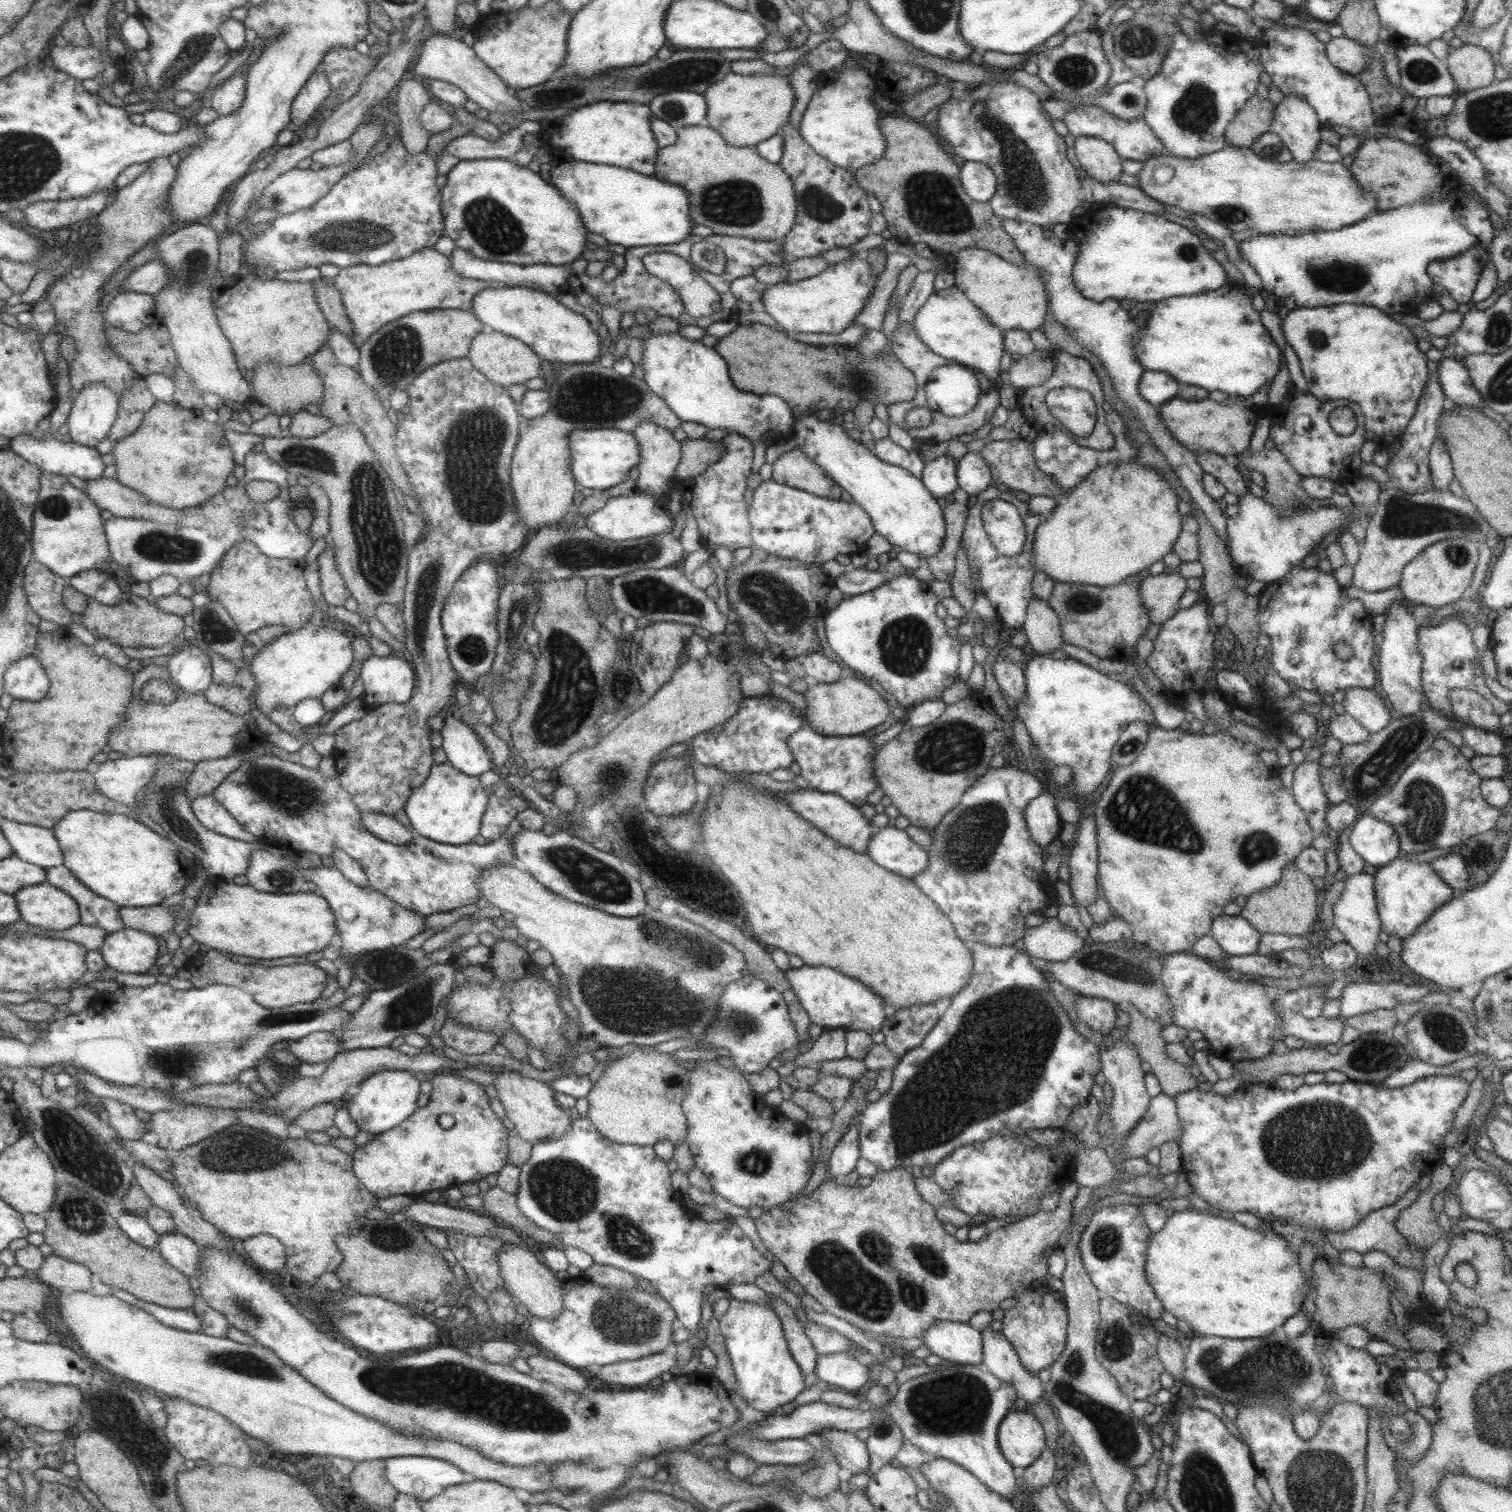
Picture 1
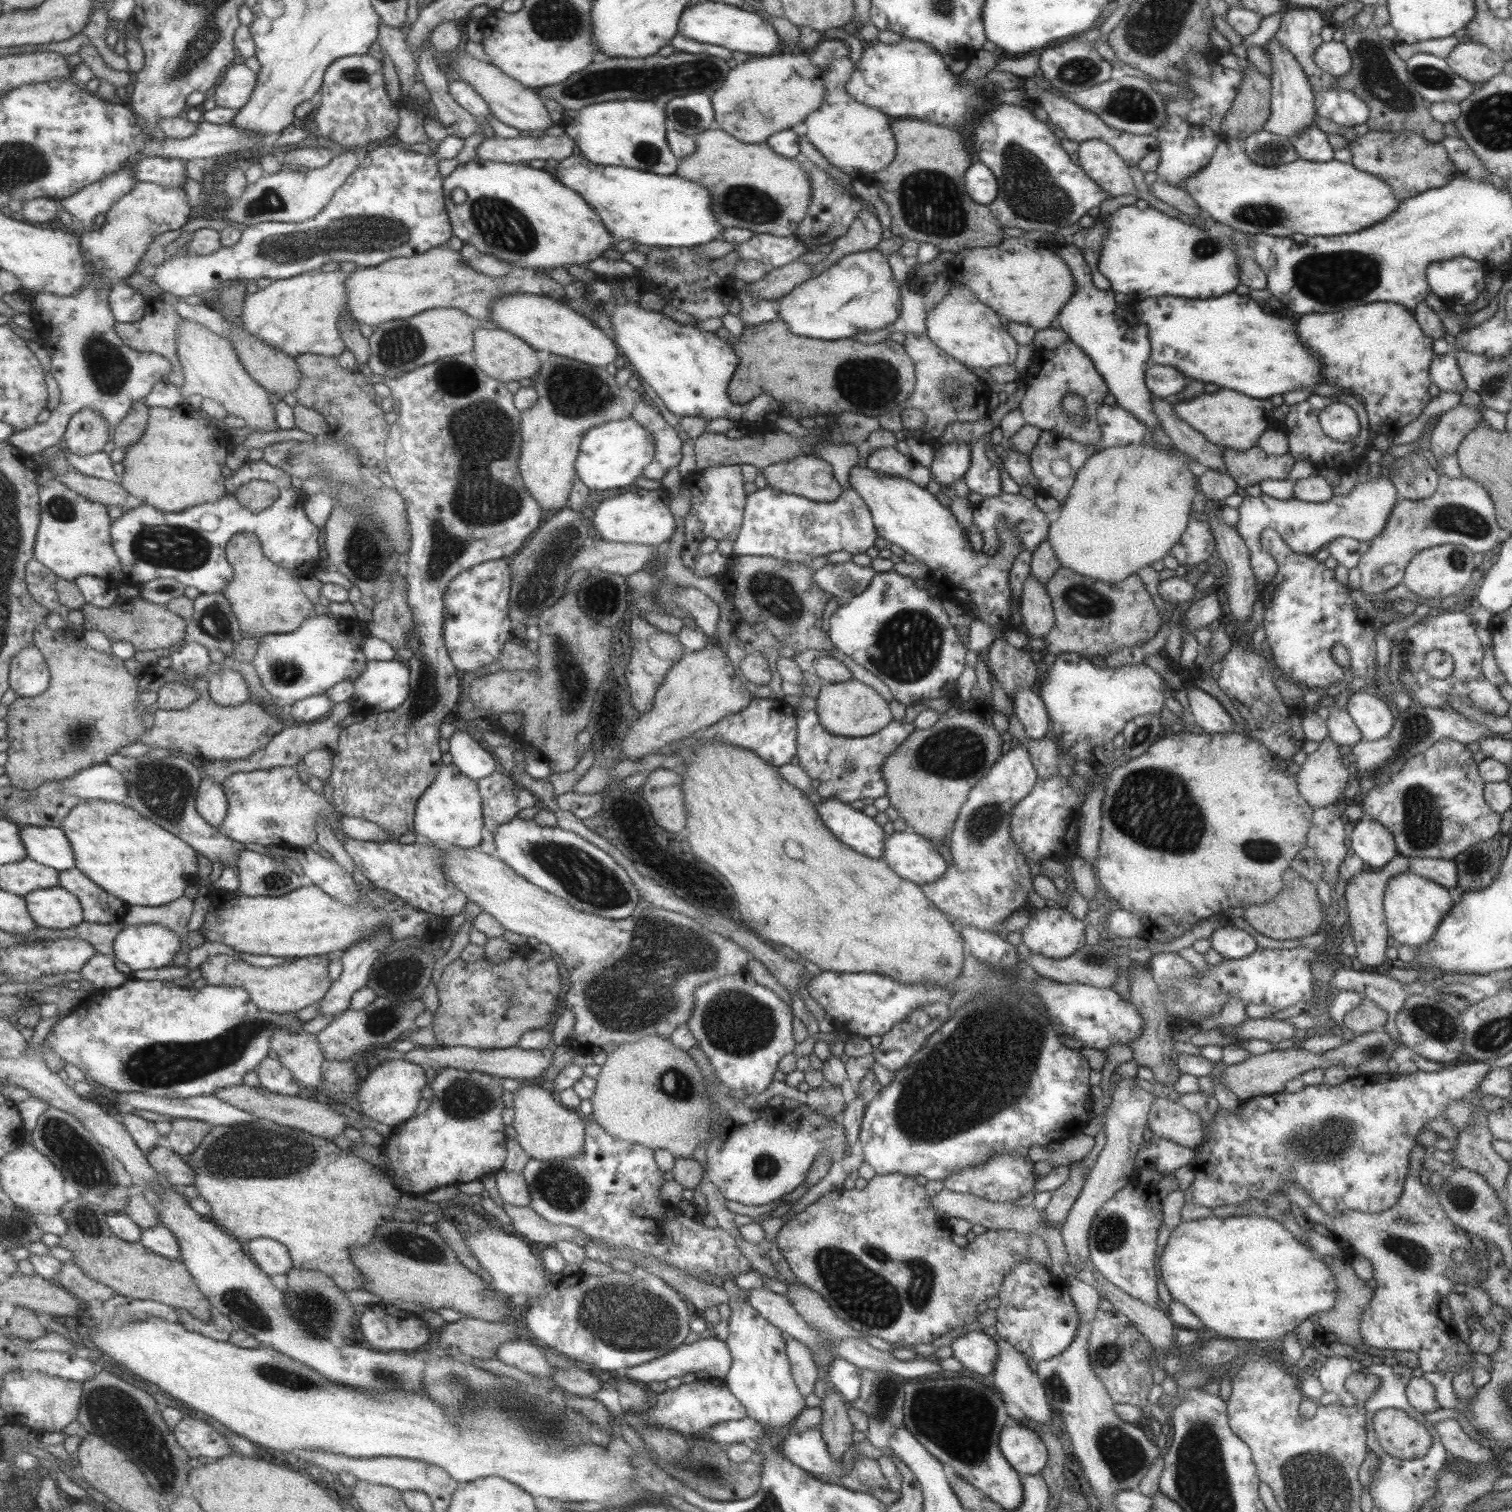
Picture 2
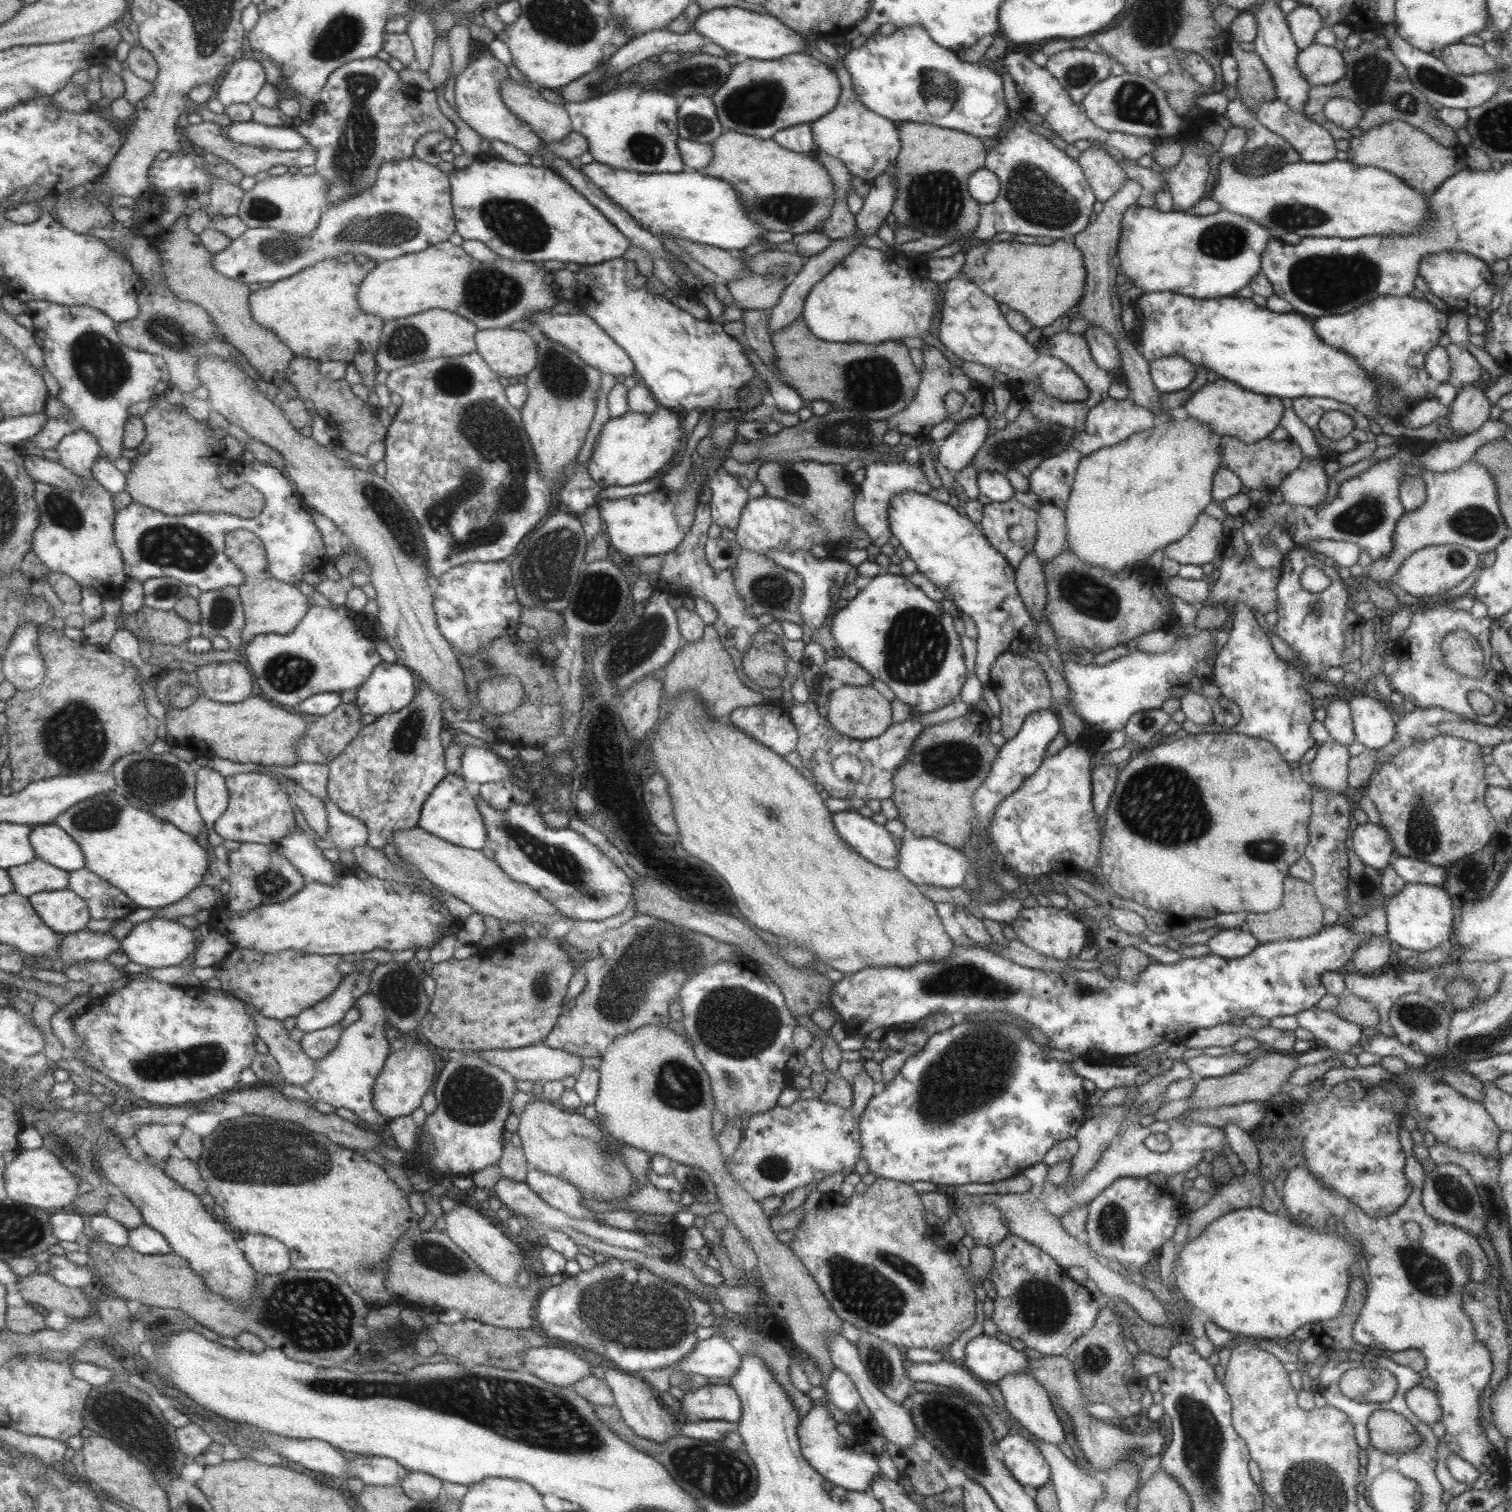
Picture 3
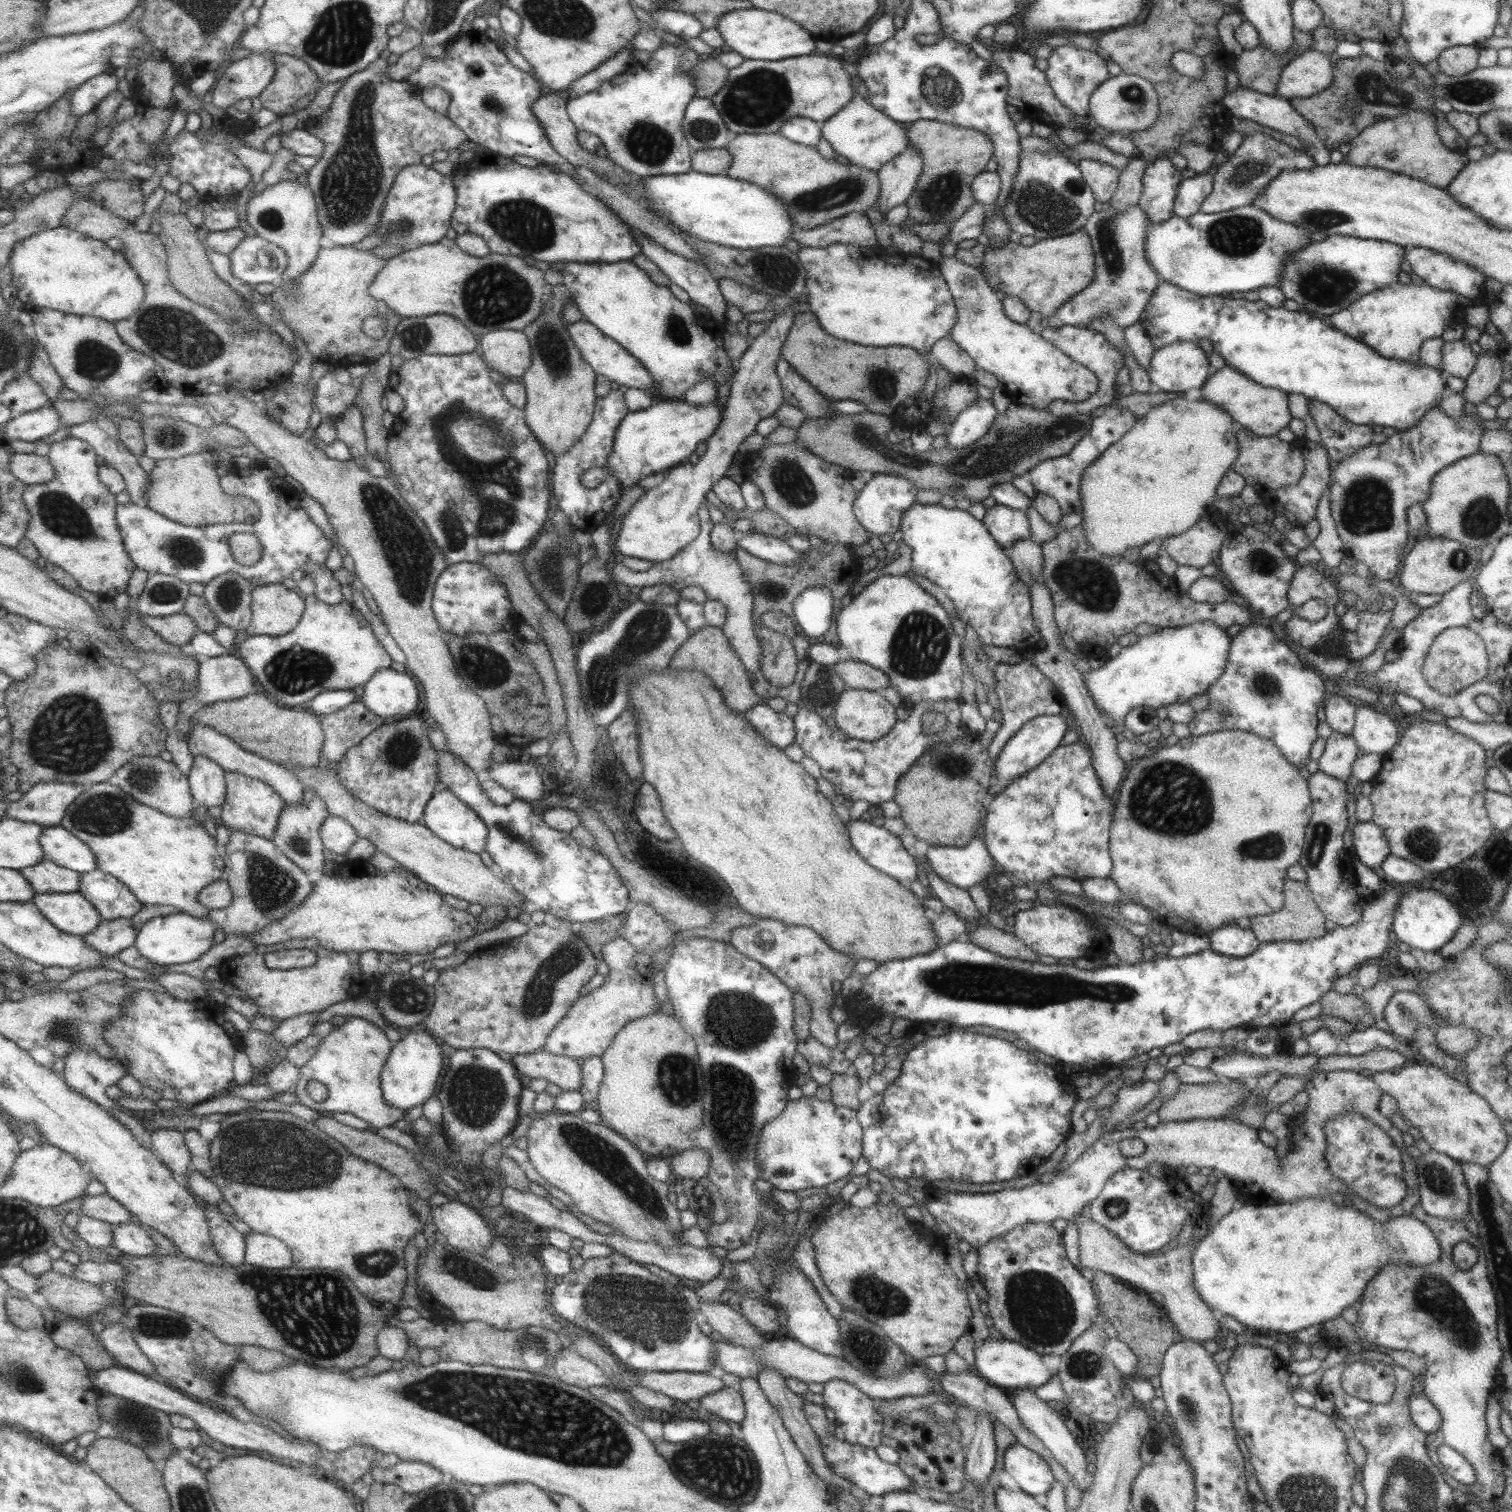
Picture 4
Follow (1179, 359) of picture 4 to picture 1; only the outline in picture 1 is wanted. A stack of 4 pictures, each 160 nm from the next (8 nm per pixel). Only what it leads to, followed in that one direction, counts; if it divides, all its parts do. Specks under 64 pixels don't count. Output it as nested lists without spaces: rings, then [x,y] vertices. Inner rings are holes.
[[[1145,370],[1137,383],[1137,392],[1145,402],[1158,408],[1176,396],[1175,390],[1179,385],[1179,382],[1165,372]]]

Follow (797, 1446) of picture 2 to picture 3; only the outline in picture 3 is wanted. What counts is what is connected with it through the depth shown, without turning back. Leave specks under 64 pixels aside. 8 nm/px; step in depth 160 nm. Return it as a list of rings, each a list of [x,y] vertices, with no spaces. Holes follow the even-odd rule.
[[[821,1402],[815,1403],[798,1422],[796,1435],[799,1441],[800,1453],[803,1459],[817,1474],[829,1482],[857,1492],[864,1491],[874,1476],[879,1476],[880,1470],[872,1454],[859,1450],[854,1439],[847,1439],[837,1433],[837,1423]]]

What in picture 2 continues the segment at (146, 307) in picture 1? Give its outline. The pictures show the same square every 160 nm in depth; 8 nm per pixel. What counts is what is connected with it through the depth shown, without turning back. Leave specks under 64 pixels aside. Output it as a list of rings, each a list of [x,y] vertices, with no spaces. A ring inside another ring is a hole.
[[[124,278],[111,288],[109,304],[119,323],[137,323],[145,316],[147,300],[143,298],[143,294],[131,288]]]

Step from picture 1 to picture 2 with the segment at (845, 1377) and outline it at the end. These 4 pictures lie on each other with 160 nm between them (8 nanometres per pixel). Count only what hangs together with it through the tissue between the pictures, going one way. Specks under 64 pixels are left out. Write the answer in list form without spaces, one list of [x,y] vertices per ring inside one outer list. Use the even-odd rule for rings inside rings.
[[[835,1357],[826,1370],[828,1370],[829,1383],[840,1393],[844,1401],[858,1398],[860,1369],[846,1360]]]

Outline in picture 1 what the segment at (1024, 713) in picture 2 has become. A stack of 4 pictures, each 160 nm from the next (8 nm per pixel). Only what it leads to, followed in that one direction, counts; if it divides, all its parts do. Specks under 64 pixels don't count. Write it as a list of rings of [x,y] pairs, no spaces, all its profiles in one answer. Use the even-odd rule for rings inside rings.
[[[996,657],[992,674],[1003,694],[1015,700],[1017,704],[1025,696],[1025,679],[1022,668],[1009,657]]]

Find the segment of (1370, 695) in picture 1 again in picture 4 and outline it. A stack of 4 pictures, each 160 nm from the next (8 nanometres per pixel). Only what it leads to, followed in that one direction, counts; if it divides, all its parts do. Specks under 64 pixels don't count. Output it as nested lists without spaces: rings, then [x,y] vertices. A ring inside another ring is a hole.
[[[1357,703],[1357,712],[1354,716],[1354,726],[1351,732],[1356,746],[1365,753],[1387,754],[1397,743],[1397,734],[1400,726],[1395,726],[1387,714],[1375,712],[1371,704]]]

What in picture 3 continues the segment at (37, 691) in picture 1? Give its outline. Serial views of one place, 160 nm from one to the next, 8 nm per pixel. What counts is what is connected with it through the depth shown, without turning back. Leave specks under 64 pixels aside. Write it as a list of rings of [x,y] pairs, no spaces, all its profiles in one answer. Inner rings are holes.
[[[28,622],[18,628],[10,649],[4,655],[4,673],[18,690],[39,688],[48,675],[48,666],[40,651],[39,624]]]

